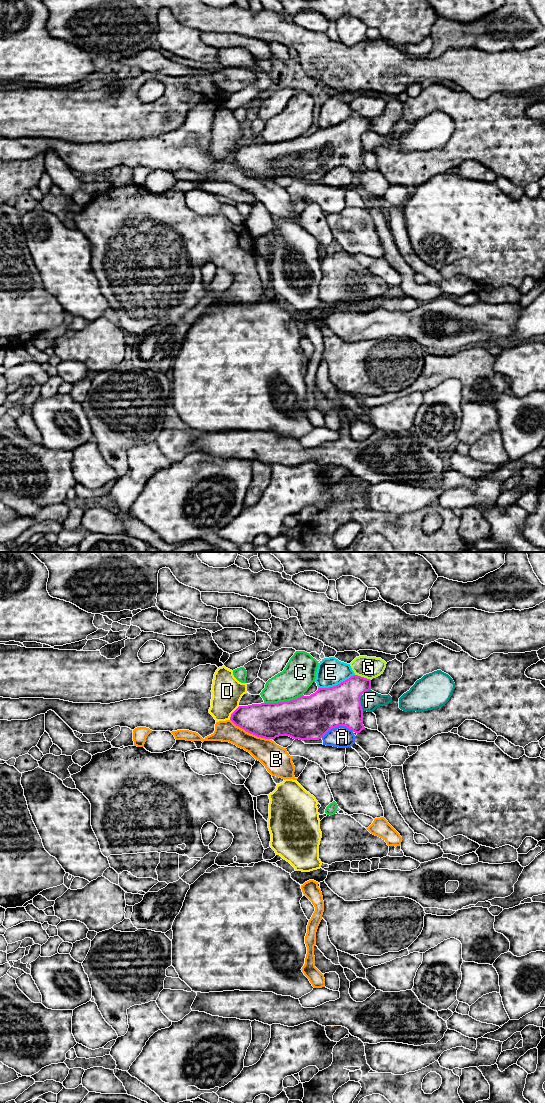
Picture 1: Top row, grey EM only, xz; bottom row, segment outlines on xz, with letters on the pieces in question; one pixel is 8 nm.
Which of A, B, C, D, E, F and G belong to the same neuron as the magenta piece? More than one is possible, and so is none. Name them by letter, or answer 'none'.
none

